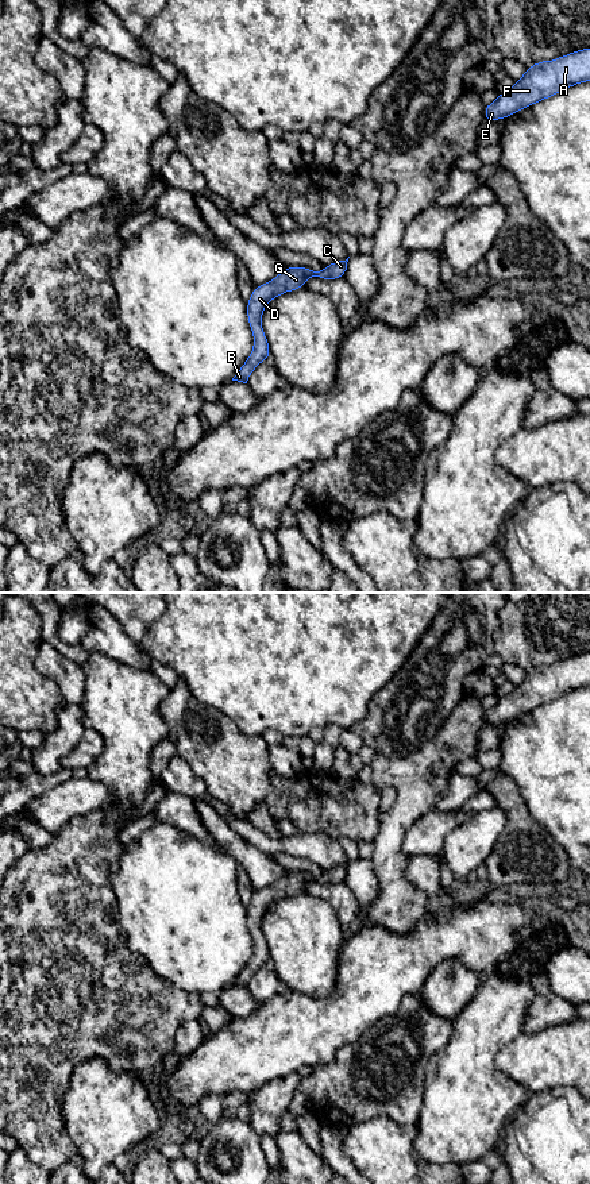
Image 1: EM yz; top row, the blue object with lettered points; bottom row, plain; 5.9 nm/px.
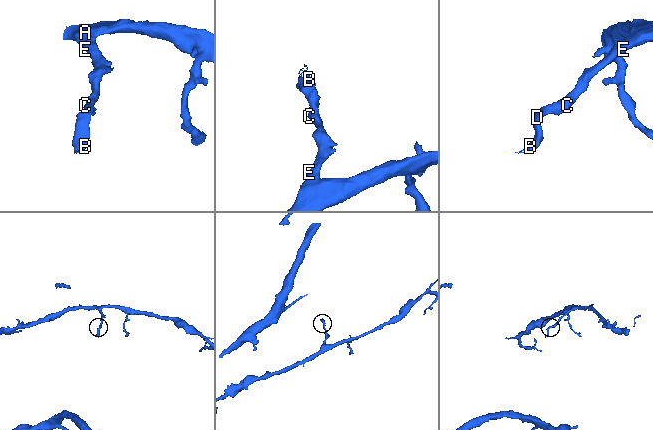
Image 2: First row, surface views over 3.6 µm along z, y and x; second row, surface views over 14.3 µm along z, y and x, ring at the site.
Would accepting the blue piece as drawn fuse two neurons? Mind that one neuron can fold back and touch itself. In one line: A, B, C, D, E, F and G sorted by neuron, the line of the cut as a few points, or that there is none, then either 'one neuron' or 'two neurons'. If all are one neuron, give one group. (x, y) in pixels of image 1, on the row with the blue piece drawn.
A B C D E F G; no cut; one neuron

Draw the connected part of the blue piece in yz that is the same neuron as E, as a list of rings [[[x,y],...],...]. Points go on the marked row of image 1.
[[[590,47],[554,61],[540,61],[527,68],[509,90],[498,93],[494,103],[485,105],[485,122],[505,119],[586,81],[590,81]]]

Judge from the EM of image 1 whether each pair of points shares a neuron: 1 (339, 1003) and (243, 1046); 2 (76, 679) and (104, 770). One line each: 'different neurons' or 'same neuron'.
1: same neuron
2: different neurons

